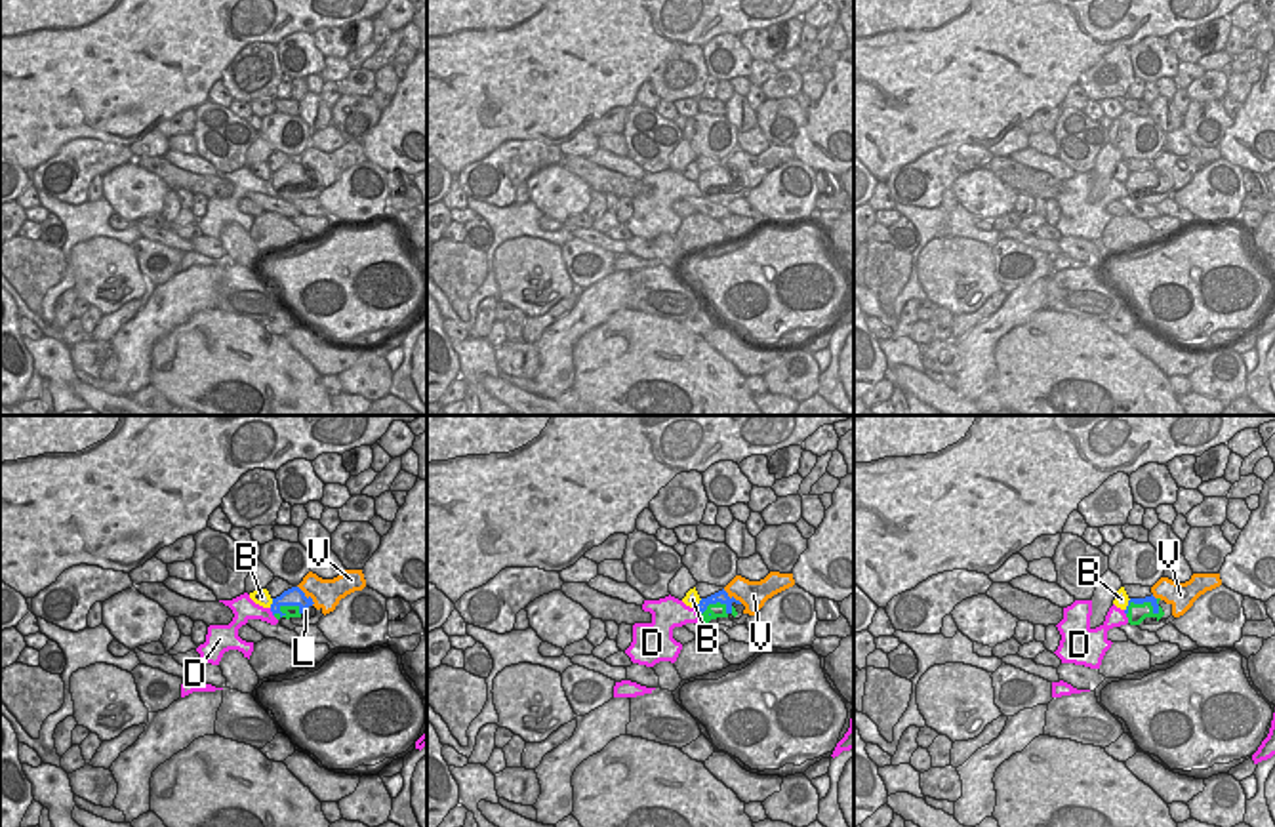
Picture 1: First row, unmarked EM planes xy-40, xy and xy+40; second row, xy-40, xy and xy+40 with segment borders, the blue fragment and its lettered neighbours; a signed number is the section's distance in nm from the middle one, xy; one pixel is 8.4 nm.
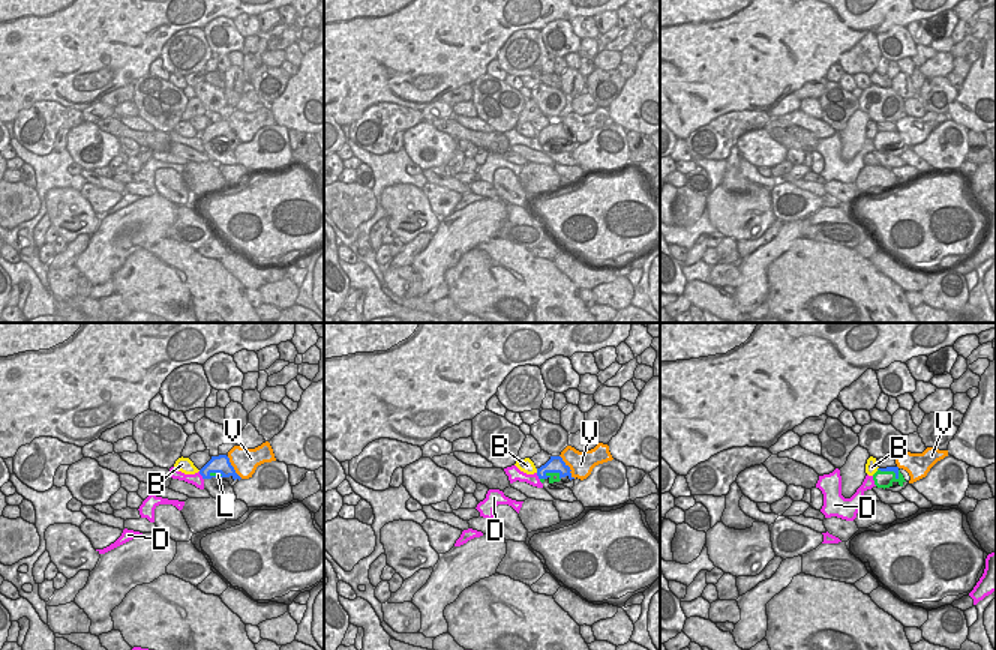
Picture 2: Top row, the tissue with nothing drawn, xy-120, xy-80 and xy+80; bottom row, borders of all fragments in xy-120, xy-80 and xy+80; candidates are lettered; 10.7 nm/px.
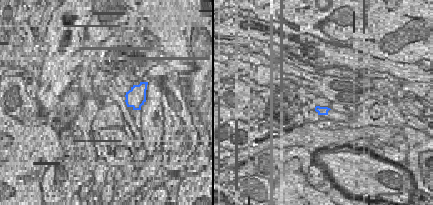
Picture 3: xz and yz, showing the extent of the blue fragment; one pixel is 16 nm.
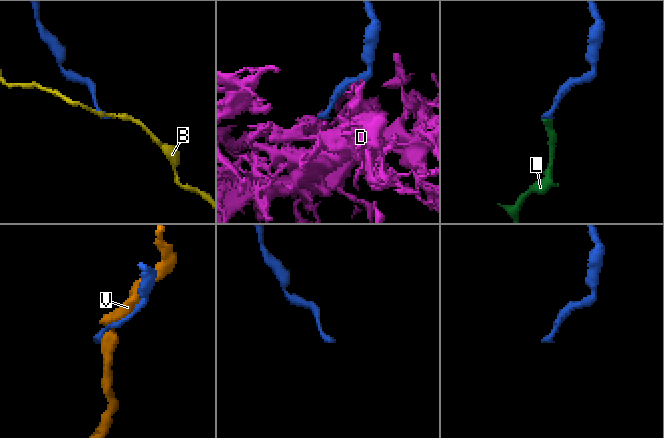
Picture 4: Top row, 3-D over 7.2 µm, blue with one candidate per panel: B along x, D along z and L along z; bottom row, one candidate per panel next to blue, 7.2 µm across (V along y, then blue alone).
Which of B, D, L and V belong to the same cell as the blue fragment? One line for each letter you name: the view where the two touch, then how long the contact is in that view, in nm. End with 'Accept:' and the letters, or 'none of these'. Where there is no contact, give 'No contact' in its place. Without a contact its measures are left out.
L: Touches blue in xy+40. Shared border 300 nm
Accept: L.

